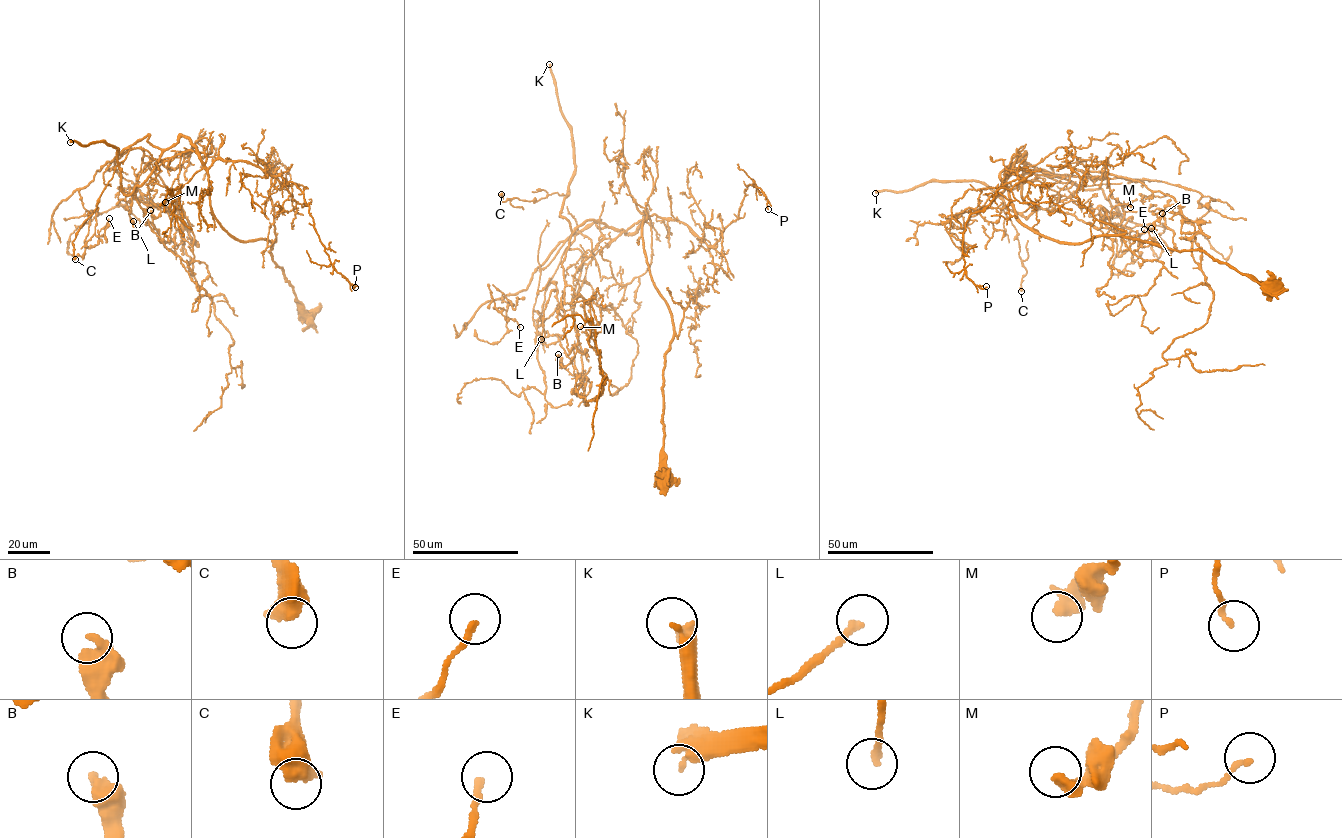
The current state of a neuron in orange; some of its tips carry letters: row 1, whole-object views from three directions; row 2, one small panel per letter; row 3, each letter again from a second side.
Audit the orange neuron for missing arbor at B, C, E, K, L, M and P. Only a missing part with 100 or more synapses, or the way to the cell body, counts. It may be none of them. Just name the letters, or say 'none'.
C, K

